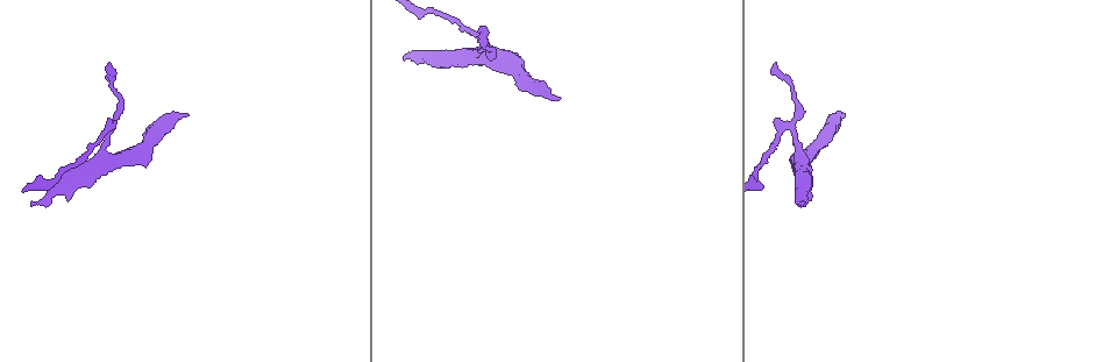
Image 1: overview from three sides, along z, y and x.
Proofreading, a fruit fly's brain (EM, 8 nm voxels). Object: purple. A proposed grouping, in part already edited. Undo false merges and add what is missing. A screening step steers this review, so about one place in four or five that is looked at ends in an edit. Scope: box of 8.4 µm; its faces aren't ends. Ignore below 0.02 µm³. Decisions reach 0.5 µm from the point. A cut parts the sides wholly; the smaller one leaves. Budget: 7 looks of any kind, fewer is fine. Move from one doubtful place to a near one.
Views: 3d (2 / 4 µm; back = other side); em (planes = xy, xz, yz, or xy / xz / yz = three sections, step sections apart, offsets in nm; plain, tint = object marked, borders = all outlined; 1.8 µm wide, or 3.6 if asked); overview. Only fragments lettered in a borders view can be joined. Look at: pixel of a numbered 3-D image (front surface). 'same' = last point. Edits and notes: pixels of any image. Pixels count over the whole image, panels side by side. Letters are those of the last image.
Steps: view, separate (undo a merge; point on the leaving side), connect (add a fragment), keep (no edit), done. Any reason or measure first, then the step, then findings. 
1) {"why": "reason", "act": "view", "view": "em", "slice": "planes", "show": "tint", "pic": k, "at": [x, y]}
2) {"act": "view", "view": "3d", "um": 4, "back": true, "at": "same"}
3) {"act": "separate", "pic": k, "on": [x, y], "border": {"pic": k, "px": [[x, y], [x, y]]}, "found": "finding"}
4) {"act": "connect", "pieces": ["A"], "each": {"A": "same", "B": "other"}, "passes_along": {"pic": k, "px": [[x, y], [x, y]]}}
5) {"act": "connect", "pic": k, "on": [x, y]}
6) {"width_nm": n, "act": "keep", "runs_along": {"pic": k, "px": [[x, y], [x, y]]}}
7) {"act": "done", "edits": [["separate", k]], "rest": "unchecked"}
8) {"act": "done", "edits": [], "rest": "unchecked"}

{"why": "abrupt turn", "act": "view", "view": "em", "slice": "planes", "show": "borders", "pic": 1, "at": [111, 127]}

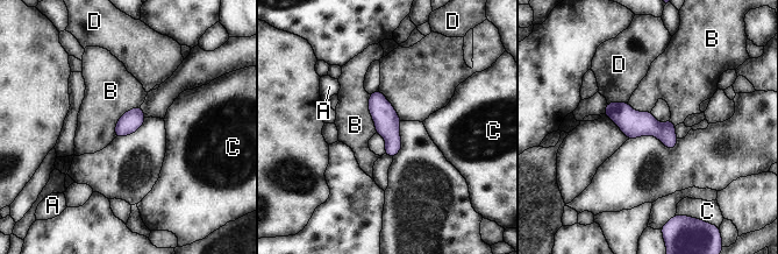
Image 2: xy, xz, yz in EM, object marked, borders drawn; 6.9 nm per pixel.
{"longest_contact_nm": ["B", 280], "act": "keep", "each": {"A": "other", "B": "other", "C": "other", "D": "other"}, "border": {"pic": 2, "px": [[140, 106], [118, 120], [114, 136]]}, "found": "continuous, no second neuron"}

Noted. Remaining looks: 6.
{"why": "an open end", "act": "view", "view": "em", "slice": "planes", "show": "plain", "pic": 1, "at": [34, 204]}

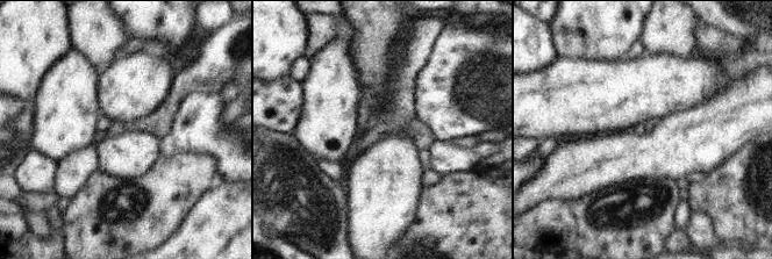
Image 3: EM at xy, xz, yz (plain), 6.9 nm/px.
{"act": "view", "view": "em", "slice": "planes", "show": "borders", "at": "same"}

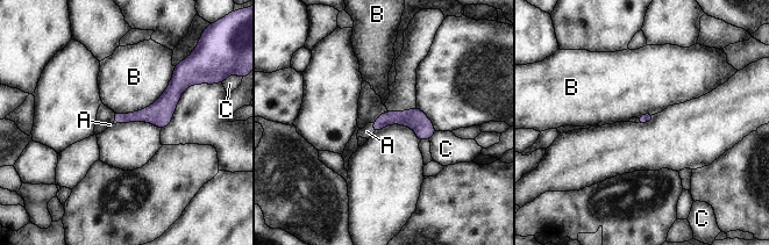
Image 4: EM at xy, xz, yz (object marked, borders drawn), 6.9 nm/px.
{"longest_contact_nm": ["B", 550], "act": "connect", "pieces": ["A"], "each": {"A": "same", "B": "other", "C": "other"}, "found": "the neuron continues"}

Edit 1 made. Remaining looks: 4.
{"act": "view", "view": "overview"}

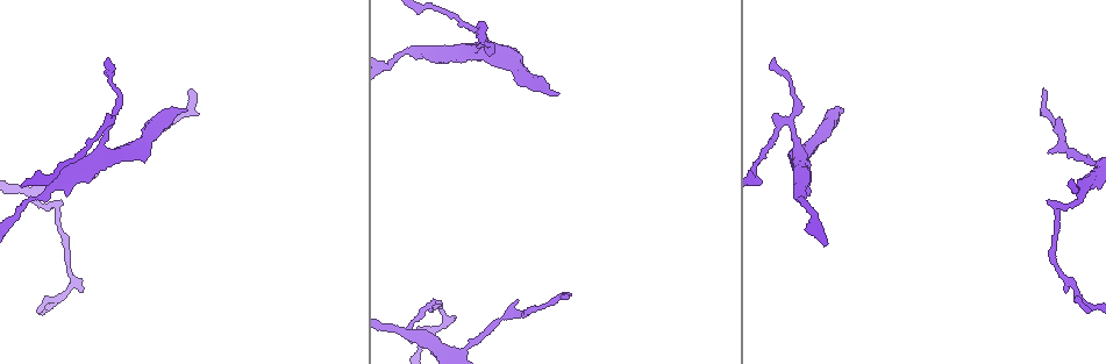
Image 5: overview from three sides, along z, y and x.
{"why": "branch stops here", "act": "view", "view": "em", "slice": "planes", "show": "borders", "pic": 5, "at": [558, 92]}

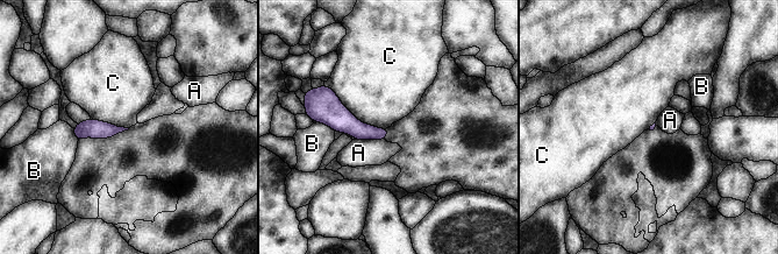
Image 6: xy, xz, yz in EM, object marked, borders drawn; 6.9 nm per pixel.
{"act": "keep", "each": {"A": "other", "B": "other", "C": "other"}, "border": {"pic": 6, "px": [[325, 84], [356, 118], [385, 129]]}, "found": "no lettered fragment goes on from it"}

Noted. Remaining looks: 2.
{"act": "done", "edits": [["connect", 4]], "rest": "unchecked"}

